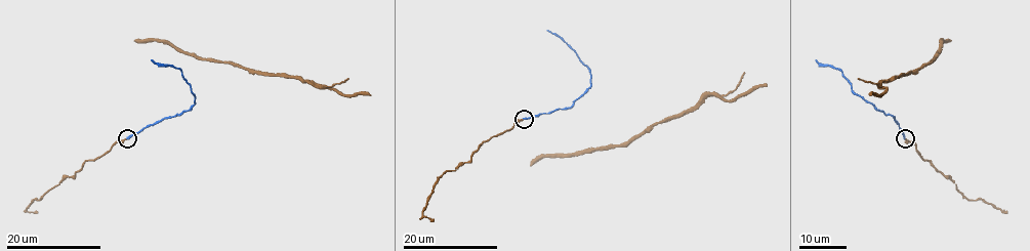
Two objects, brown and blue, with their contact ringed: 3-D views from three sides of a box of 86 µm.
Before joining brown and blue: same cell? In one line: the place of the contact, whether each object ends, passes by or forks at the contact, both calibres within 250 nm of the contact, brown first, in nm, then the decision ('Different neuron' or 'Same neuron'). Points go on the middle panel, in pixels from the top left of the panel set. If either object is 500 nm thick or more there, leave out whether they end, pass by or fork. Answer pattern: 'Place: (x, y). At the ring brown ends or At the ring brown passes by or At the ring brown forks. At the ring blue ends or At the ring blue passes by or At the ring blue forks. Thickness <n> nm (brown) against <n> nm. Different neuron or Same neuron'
Place: (524, 119). At the ring brown ends. At the ring blue ends. Thickness 220 nm (brown) against 320 nm. Same neuron

